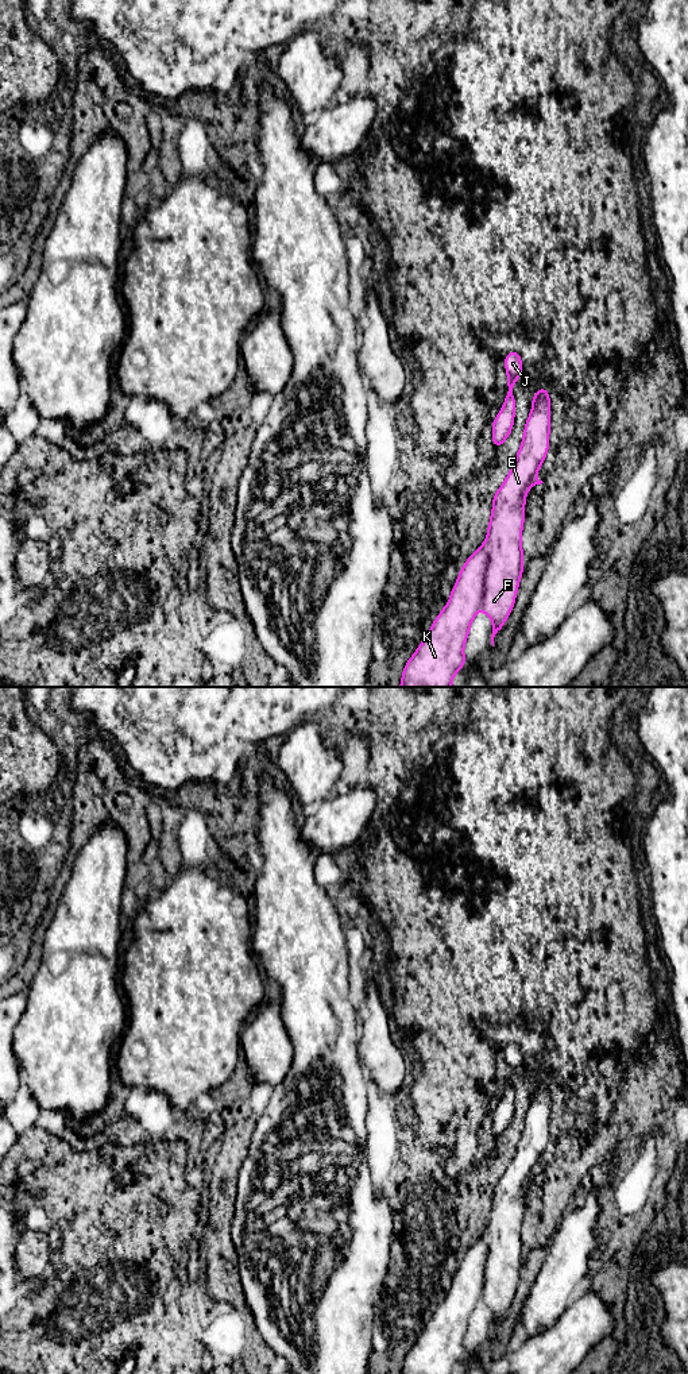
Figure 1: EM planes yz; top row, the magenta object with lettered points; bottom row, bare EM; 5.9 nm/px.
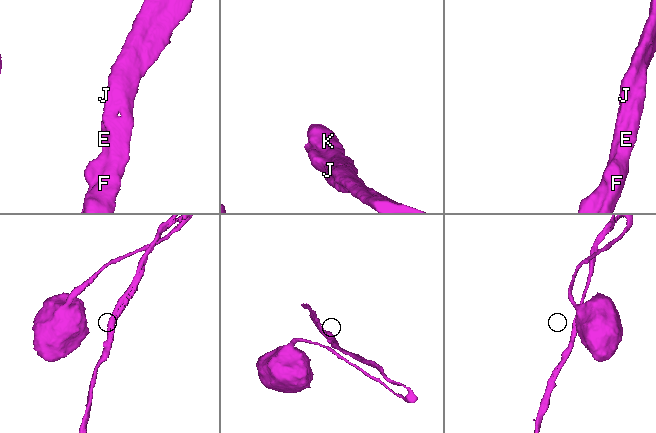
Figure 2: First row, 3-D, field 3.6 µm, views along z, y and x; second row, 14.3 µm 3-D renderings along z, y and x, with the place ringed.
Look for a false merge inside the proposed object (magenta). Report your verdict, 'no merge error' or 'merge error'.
no merge error

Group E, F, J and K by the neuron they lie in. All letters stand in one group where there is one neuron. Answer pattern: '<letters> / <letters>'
E F J K

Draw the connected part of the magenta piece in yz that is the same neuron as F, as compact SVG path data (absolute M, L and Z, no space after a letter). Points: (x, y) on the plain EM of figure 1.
M540 1078L532 1092L521 1139L505 1173L494 1185L492 1203L486 1232L467 1250L451 1282L448 1294L436 1308L422 1334L407 1351L401 1374L452 1374L455 1366L465 1356L464 1336L476 1304L482 1300L492 1312L491 1335L503 1319L515 1294L523 1263L522 1219L525 1213L525 1189L534 1176L544 1174L536 1167L549 1141L550 1091L549 1081Z

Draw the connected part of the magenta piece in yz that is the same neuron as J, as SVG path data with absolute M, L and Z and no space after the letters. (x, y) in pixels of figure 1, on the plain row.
M510 1042L505 1047L505 1058L507 1065L507 1085L502 1100L492 1112L492 1128L491 1128L491 1132L498 1141L510 1127L514 1116L515 1089L513 1087L513 1081L515 1077L515 1072L523 1065L522 1051L518 1042Z

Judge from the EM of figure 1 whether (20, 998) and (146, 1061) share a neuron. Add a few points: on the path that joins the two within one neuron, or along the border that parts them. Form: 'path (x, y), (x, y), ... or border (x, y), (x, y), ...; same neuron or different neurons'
border (127, 1017), (123, 1034), (112, 1054); different neurons

